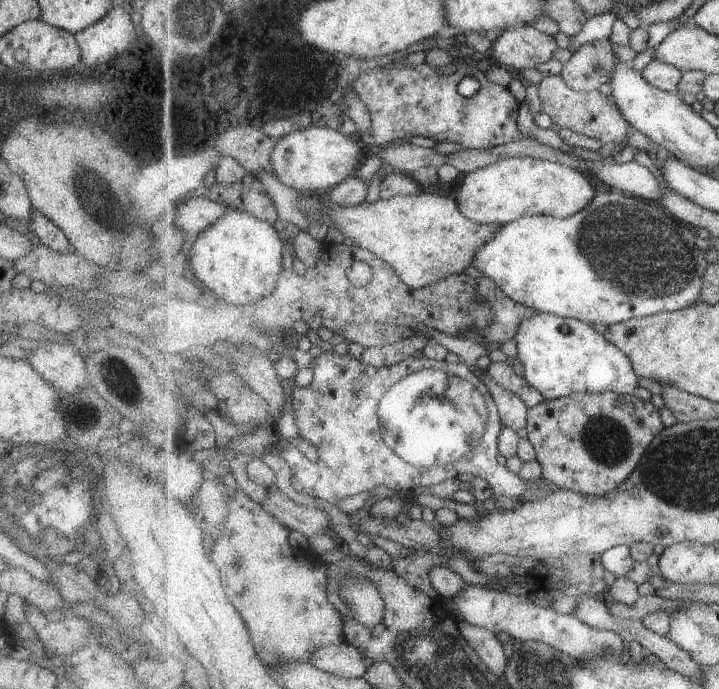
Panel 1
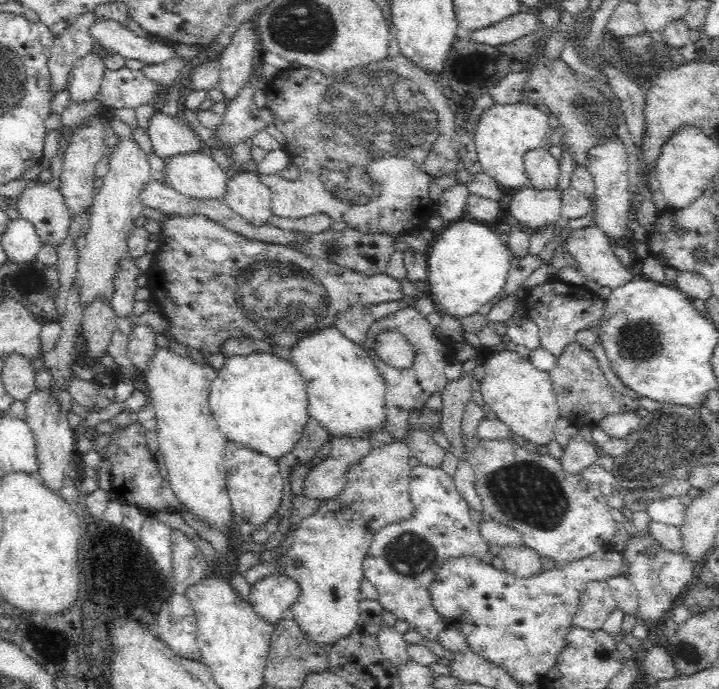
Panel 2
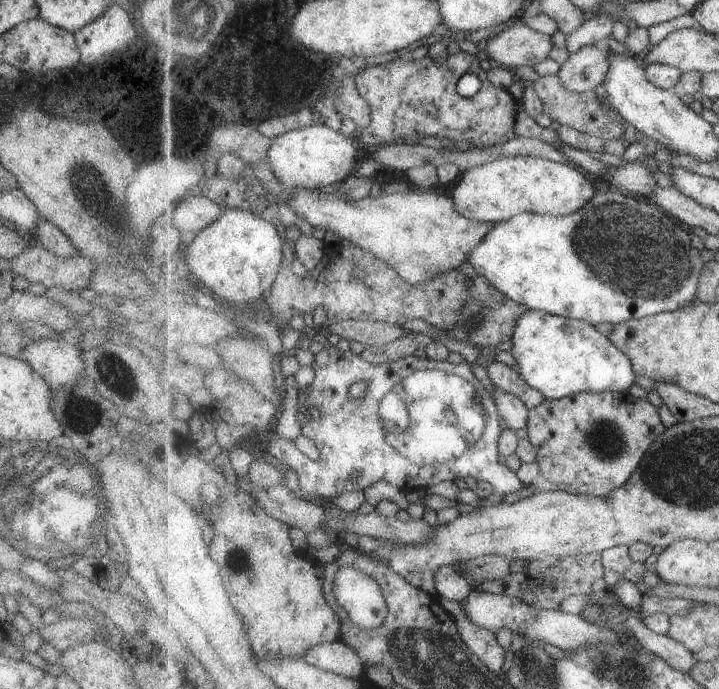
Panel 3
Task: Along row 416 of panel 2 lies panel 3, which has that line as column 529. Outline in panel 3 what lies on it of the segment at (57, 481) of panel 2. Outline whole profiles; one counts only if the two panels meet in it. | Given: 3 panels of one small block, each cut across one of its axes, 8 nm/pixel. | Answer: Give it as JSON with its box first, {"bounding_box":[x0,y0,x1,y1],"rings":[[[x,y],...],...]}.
{"bounding_box":[486,20,554,69],"rings":[[[522,20],[494,36],[486,47],[493,64],[509,69],[545,62],[554,48],[551,35],[530,28]]]}

